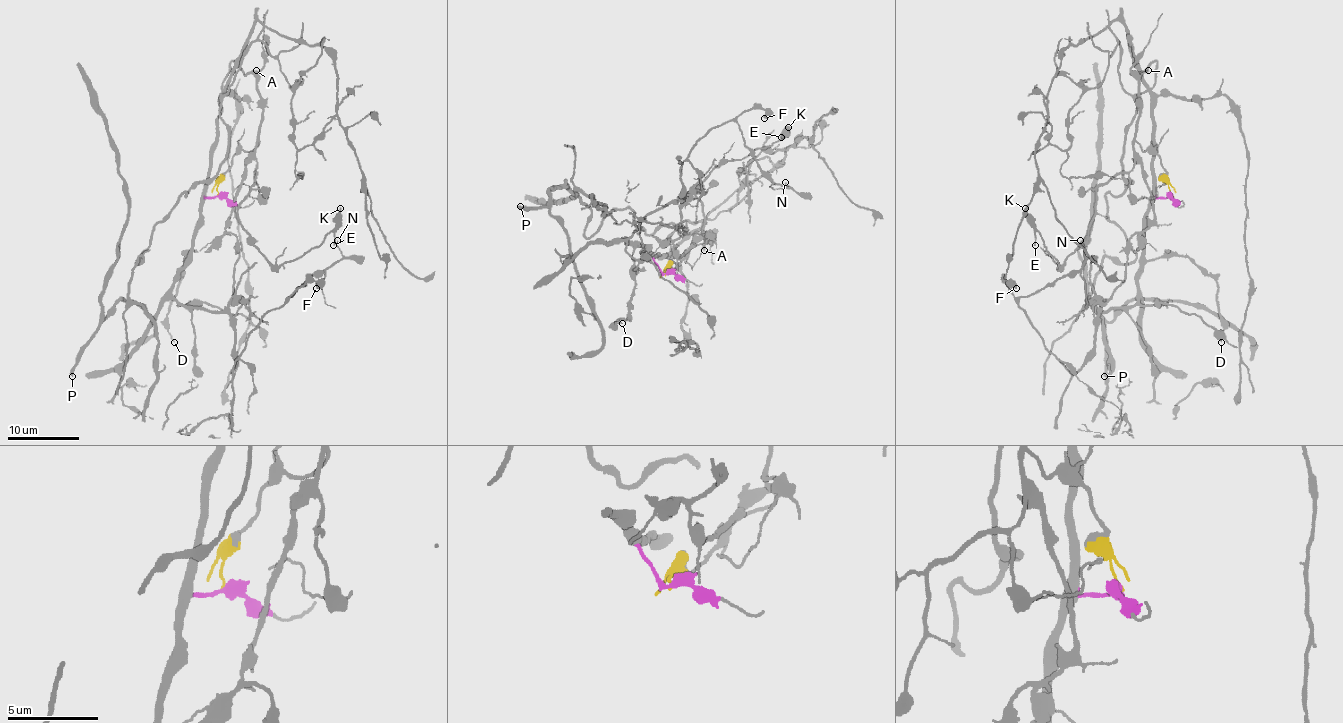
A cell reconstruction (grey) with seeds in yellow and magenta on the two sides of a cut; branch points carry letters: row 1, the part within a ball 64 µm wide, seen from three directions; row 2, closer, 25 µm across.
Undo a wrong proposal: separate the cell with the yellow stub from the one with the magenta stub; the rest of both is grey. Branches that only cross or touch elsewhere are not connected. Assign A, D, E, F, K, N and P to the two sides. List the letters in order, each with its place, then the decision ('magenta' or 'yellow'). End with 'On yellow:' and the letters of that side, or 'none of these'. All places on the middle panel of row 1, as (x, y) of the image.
A: place (704, 250); yellow
D: place (622, 323); magenta
E: place (781, 137); yellow
F: place (764, 118); magenta
K: place (788, 127); yellow
N: place (785, 182); magenta
P: place (520, 206); magenta
On yellow: A, E, K

